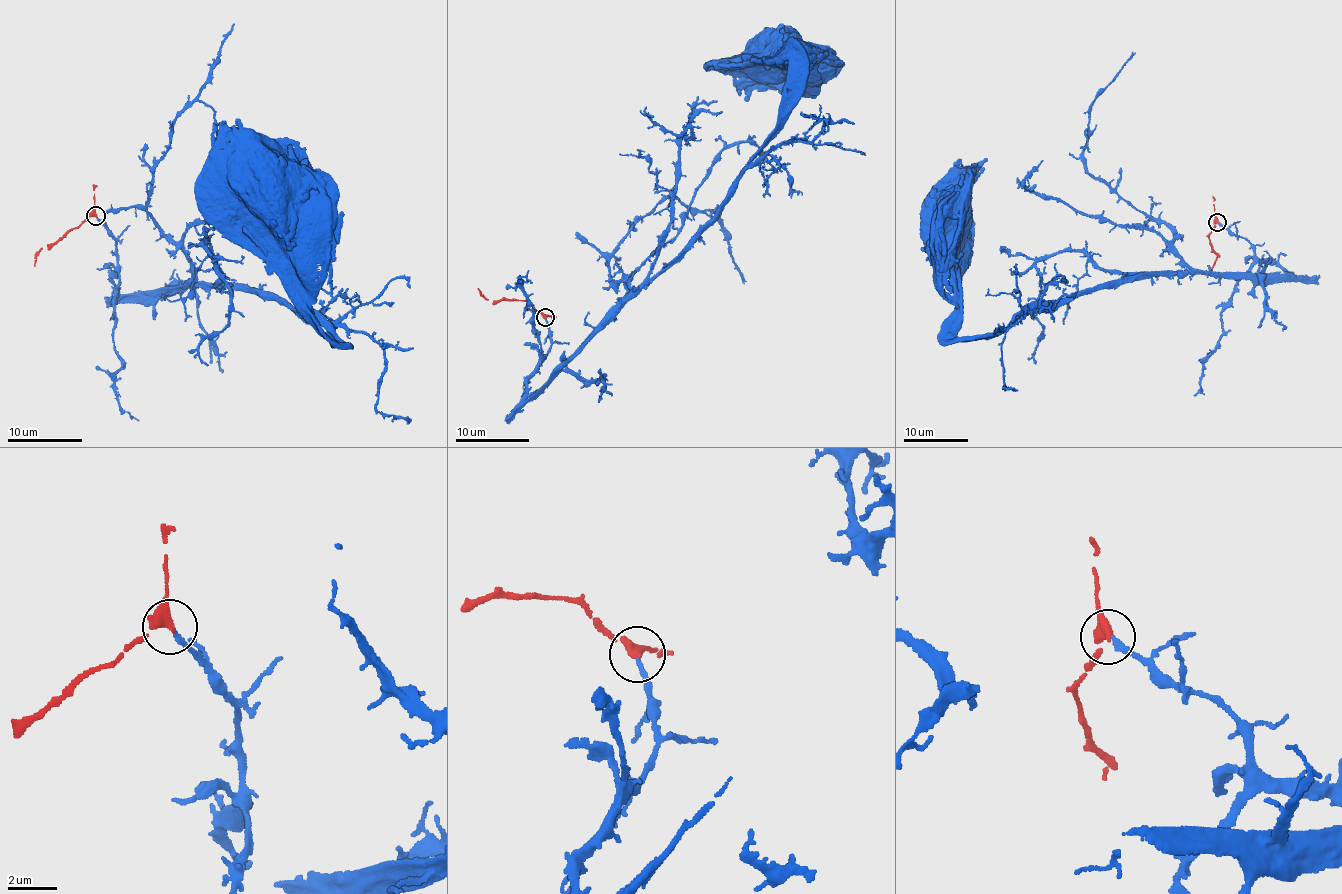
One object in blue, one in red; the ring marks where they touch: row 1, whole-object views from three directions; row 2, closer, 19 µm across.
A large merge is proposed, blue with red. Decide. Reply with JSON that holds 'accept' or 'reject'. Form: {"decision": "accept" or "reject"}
{"decision": "accept"}

